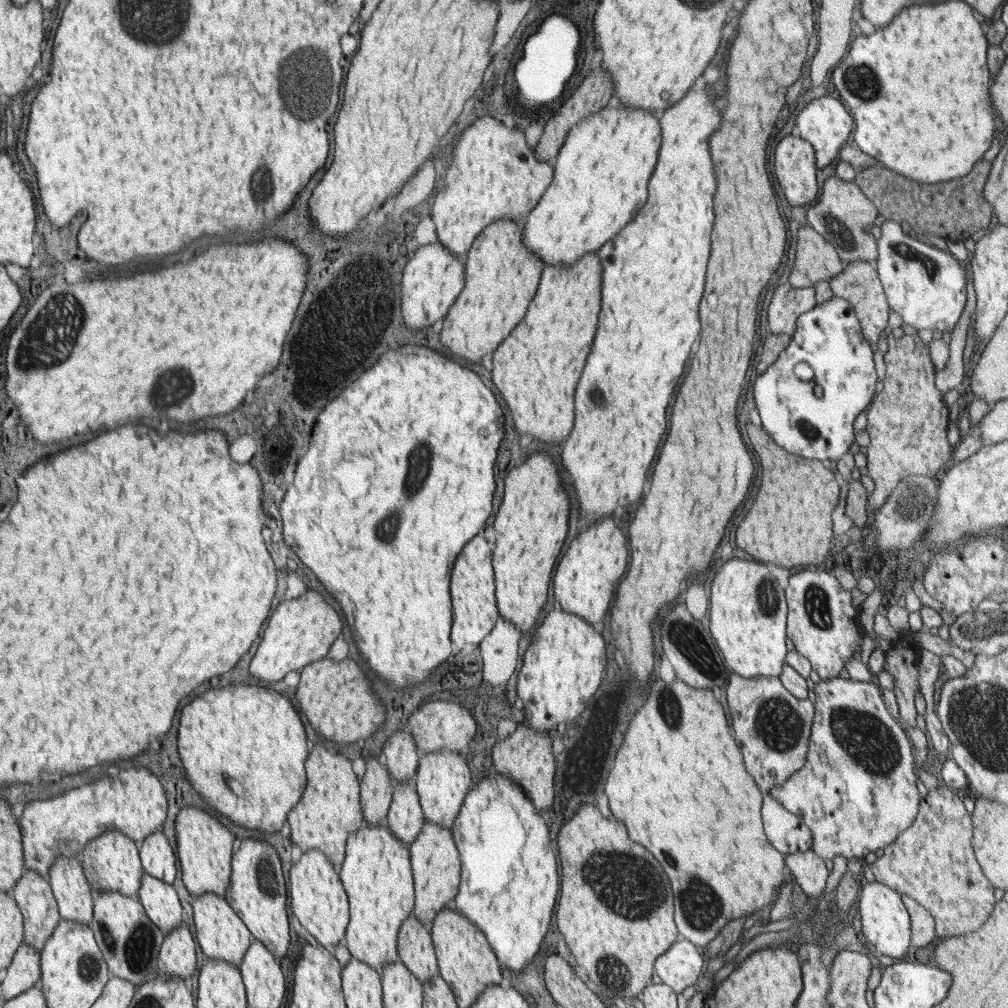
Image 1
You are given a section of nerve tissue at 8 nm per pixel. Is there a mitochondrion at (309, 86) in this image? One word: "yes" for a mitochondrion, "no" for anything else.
yes

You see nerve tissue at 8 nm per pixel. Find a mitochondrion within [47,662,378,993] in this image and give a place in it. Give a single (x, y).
(138, 947)

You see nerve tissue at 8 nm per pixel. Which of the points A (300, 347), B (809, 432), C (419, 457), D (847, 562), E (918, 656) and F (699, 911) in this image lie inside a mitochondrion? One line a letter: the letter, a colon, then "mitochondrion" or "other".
A: other
B: mitochondrion
C: mitochondrion
D: other
E: other
F: mitochondrion

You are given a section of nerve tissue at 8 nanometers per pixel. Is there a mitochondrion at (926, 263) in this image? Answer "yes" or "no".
yes

